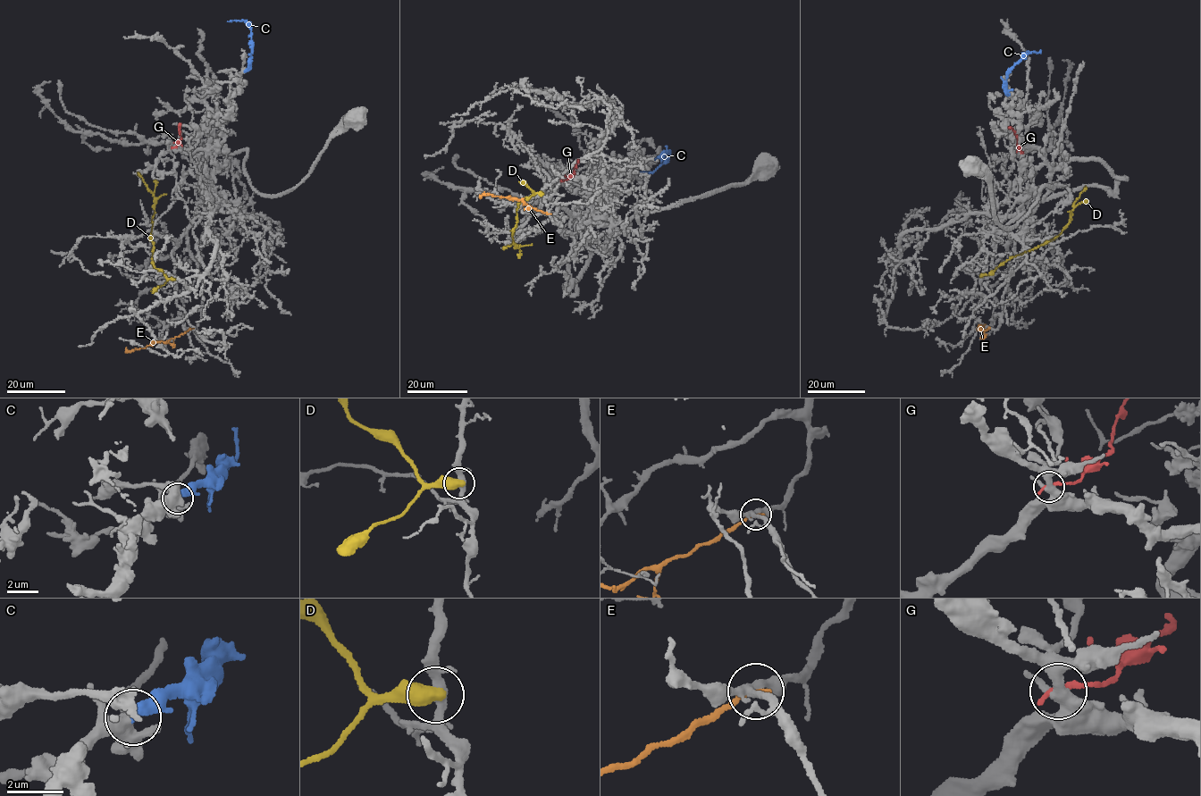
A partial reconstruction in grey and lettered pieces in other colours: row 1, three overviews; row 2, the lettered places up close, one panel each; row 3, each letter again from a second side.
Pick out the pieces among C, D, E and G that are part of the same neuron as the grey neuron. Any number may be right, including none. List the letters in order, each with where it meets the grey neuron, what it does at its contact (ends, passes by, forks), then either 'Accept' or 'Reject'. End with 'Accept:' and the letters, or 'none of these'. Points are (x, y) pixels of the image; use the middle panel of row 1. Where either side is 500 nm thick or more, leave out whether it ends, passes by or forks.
C: Touches grey at (655, 159). It ends there. Accept
D: Touches grey at (542, 193). Reject
E: Touches grey at (549, 213). It ends there. Reject
G: Touches grey at (562, 180). It ends there. Reject
Accept: C

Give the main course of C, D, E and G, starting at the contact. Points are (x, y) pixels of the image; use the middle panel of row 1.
C: (655, 159), (668, 151), (668, 158), (655, 170), (641, 171)
D: (541, 194), (534, 192), (519, 202), (512, 238), (515, 247), (518, 245), (512, 244), (503, 249)
E: (549, 213), (530, 207), (522, 201), (490, 194), (480, 198)
G: (561, 180), (574, 173), (579, 160)

